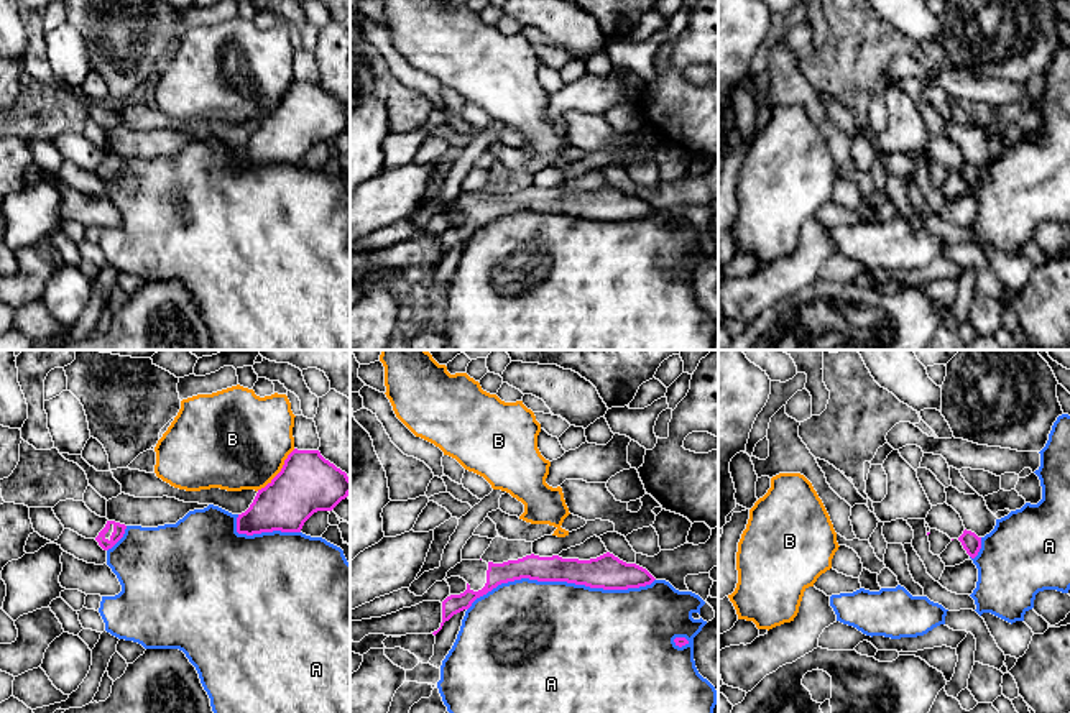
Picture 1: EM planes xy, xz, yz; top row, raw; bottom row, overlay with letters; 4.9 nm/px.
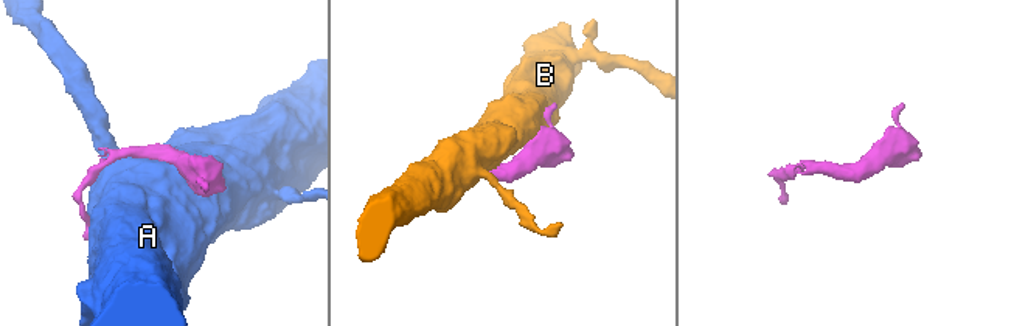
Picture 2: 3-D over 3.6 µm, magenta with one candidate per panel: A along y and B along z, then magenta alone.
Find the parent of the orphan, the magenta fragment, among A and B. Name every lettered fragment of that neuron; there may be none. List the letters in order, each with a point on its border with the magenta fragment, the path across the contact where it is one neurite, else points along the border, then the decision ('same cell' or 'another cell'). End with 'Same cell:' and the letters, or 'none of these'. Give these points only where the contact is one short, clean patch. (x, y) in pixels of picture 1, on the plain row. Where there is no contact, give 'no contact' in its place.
A: contact xz (559, 212); another cell
B: contact xy (280, 104); another cell
Same cell: none of these

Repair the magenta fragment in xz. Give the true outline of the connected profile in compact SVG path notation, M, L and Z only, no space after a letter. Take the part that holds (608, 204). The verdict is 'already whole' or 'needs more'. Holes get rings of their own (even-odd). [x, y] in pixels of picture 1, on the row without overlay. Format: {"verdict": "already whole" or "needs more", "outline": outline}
{"verdict": "needs more", "outline": "M610 184L597 191L590 191L590 192L562 191L559 187L539 189L534 186L518 191L518 192L508 192L503 196L493 196L493 194L487 196L483 192L462 192L460 196L457 196L454 200L447 204L445 212L450 209L464 210L467 214L467 222L460 227L450 227L442 233L442 255L440 255L440 260L432 264L434 268L442 261L444 255L449 253L454 246L464 242L468 242L477 230L487 227L488 223L491 223L501 215L529 210L529 212L537 212L537 214L567 214L567 215L585 217L590 220L603 220L603 222L628 222L628 220L639 220L639 218L651 217L656 212L646 200L636 196L626 196Z"}

